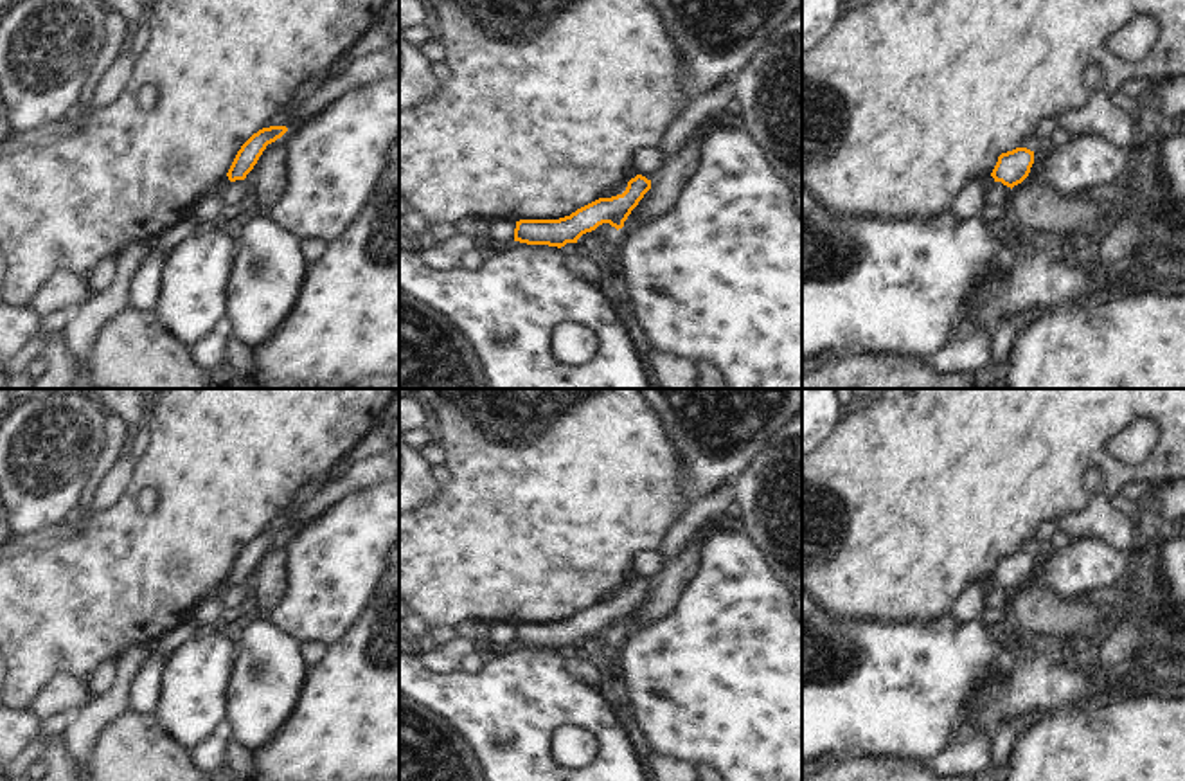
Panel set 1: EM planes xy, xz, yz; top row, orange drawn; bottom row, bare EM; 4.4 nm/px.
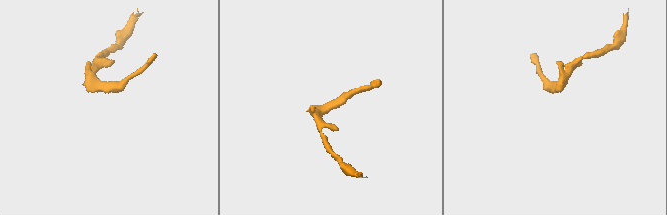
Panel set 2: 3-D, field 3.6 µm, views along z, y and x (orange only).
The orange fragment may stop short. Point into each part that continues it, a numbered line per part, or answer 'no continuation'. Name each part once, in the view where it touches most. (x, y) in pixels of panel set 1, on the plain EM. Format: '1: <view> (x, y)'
no continuation

